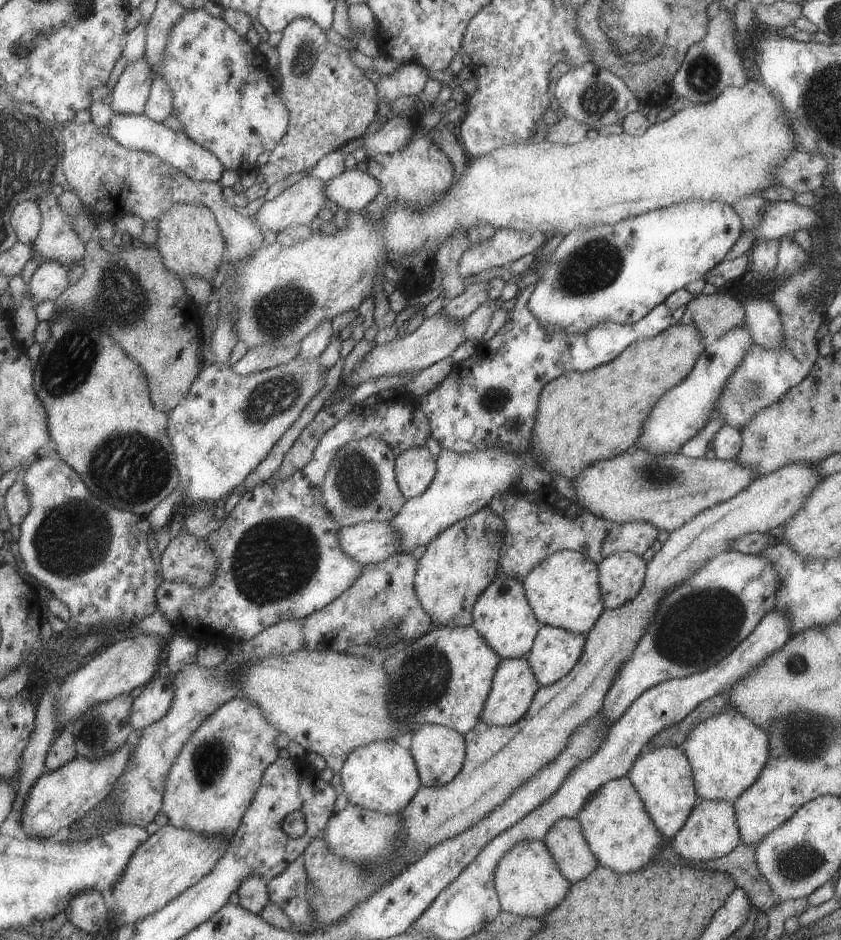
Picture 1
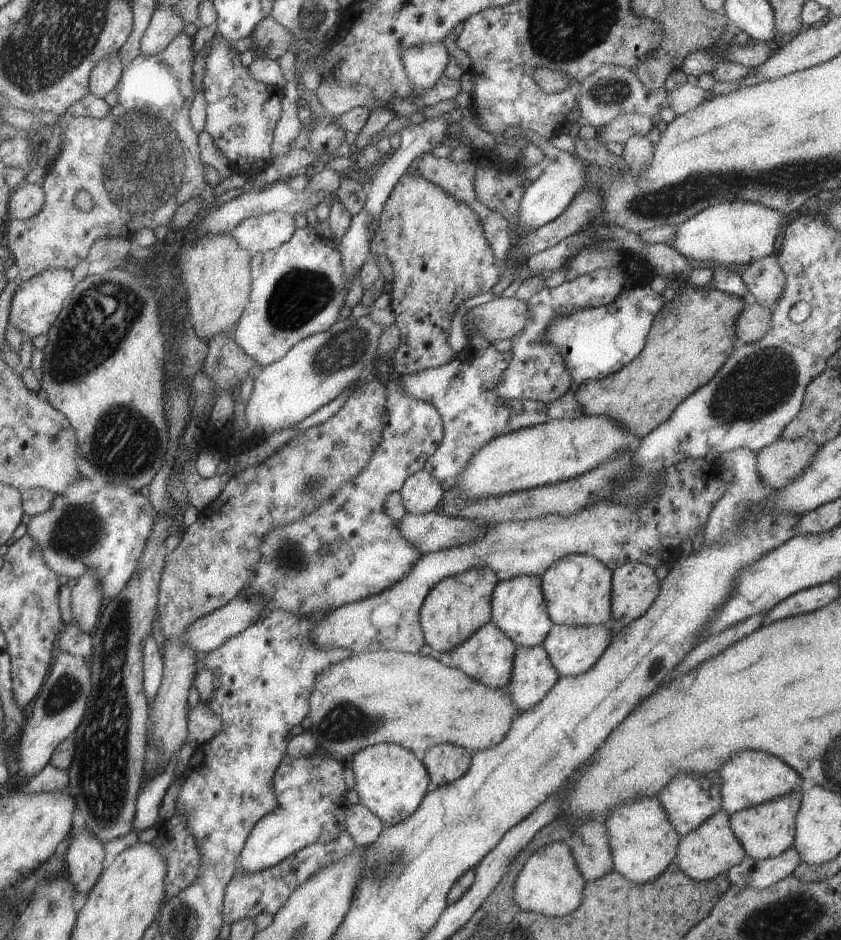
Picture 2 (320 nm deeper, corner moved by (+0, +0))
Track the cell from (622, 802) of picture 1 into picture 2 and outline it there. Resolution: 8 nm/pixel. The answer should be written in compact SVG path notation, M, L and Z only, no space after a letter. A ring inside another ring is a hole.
M641 798L637 802L623 804L611 812L604 824L613 870L628 878L632 884L645 884L656 879L675 858L680 836L657 798Z

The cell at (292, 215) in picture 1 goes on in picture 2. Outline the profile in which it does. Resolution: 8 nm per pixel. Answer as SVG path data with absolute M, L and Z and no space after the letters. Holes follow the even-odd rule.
M273 211L243 219L231 229L230 235L242 249L254 255L287 242L295 229L291 215Z

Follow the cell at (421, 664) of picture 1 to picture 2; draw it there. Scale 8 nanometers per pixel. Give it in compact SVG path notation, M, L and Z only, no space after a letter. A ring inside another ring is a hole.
M490 621L449 653L437 656L444 664L461 670L468 677L473 677L485 686L505 687L511 678L516 648L516 644L502 630L499 630L493 621Z

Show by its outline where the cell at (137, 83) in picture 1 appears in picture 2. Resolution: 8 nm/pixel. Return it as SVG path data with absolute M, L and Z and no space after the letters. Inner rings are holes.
M159 5L153 11L149 24L140 38L140 52L154 55L161 52L181 30L184 21L173 6Z

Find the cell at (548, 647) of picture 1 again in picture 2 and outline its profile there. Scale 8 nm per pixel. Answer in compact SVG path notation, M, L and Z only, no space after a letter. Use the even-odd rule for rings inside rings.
M609 619L606 623L589 626L553 625L542 642L550 663L561 677L577 676L589 670L603 654L611 640L614 622Z

